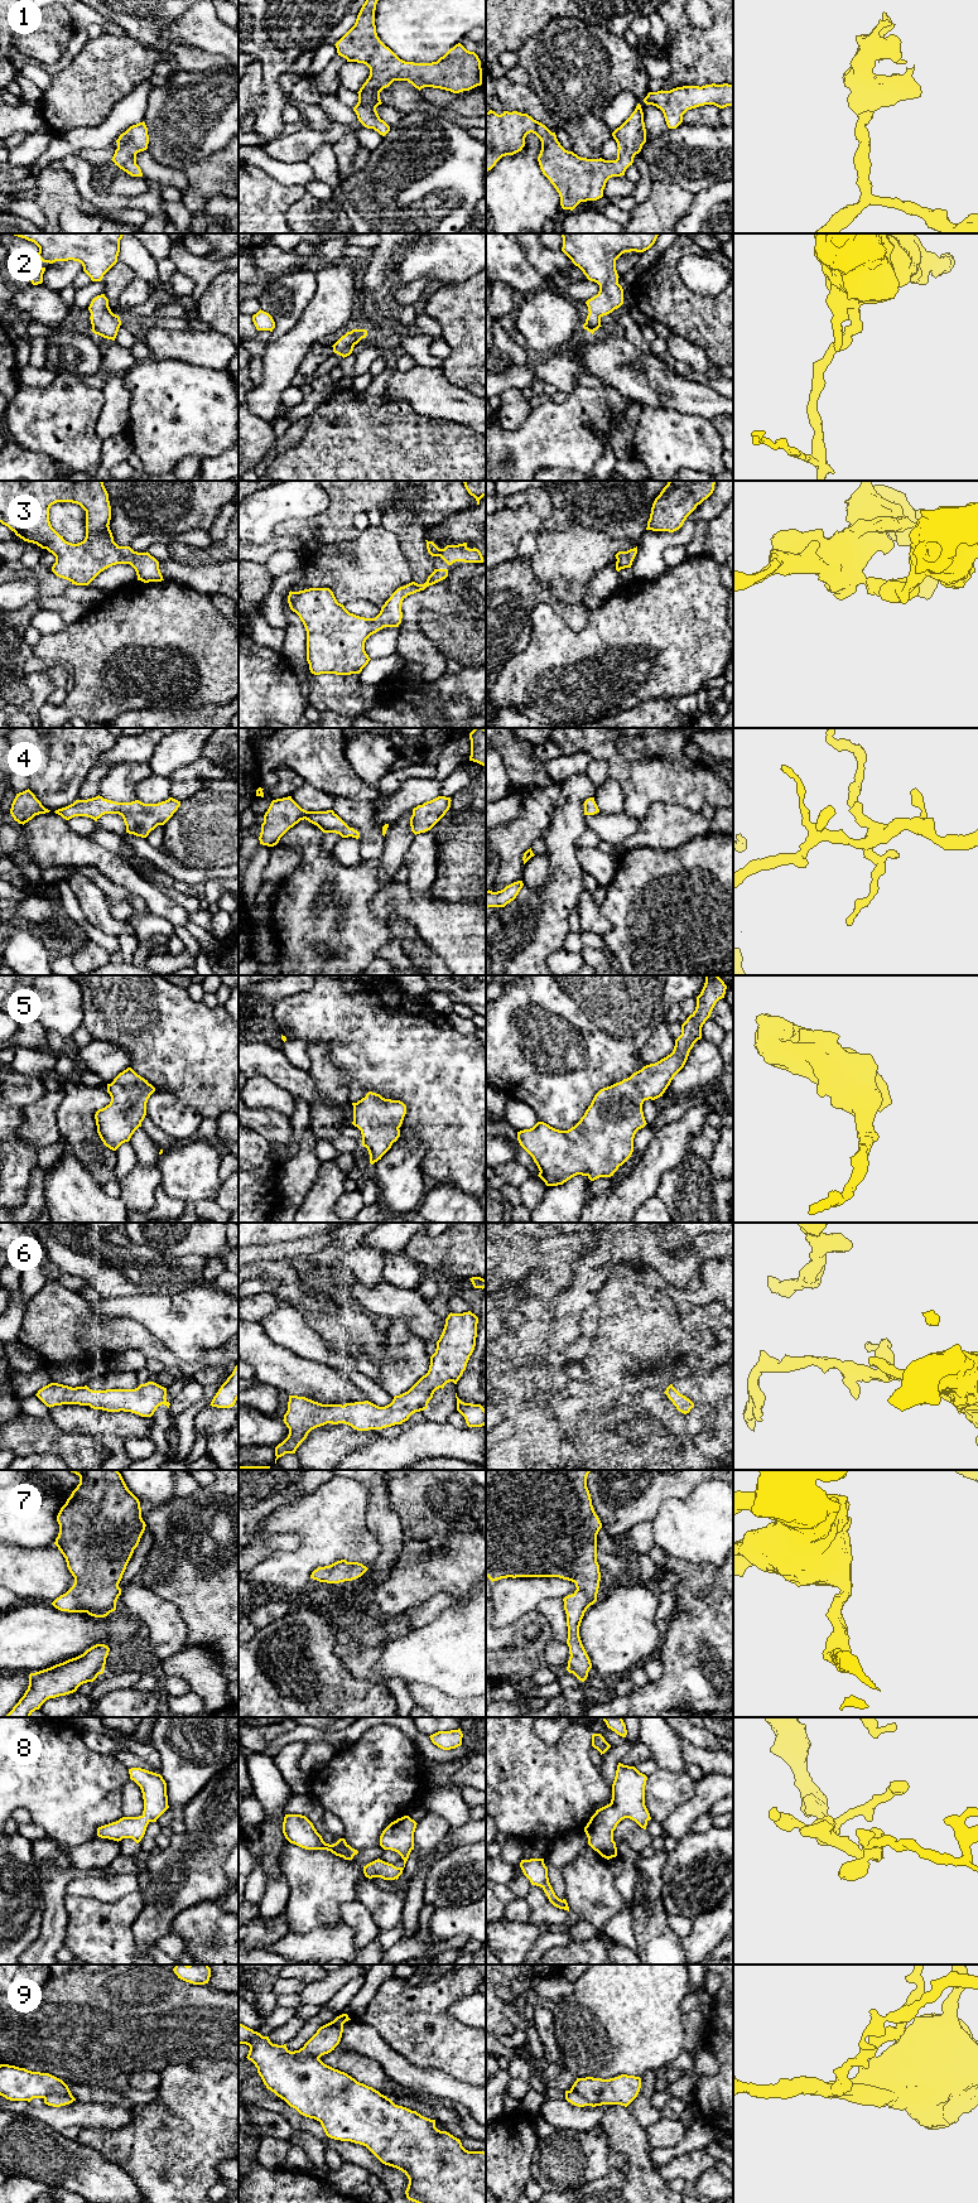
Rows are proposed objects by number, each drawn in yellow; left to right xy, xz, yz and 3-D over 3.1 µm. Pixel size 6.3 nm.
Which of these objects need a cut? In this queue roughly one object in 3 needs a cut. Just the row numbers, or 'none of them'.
9

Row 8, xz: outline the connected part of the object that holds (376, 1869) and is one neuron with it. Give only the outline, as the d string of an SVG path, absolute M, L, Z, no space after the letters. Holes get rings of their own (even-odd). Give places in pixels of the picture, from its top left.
M404 1816L391 1822L380 1836L380 1846L384 1850L398 1852L404 1860L403 1867L396 1867L392 1864L385 1862L380 1859L363 1866L366 1877L381 1877L384 1880L398 1880L403 1874L405 1864L410 1852L414 1850L414 1832L416 1822L409 1816Z

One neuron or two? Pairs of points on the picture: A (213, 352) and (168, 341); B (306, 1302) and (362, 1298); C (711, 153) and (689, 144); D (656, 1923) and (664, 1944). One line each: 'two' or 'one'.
A: one
B: two
C: one
D: one

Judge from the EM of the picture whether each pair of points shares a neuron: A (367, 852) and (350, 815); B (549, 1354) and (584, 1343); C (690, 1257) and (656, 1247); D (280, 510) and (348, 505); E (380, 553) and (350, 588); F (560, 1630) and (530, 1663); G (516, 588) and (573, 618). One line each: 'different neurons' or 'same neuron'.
A: same neuron
B: same neuron
C: same neuron
D: different neurons
E: same neuron
F: different neurons
G: same neuron

